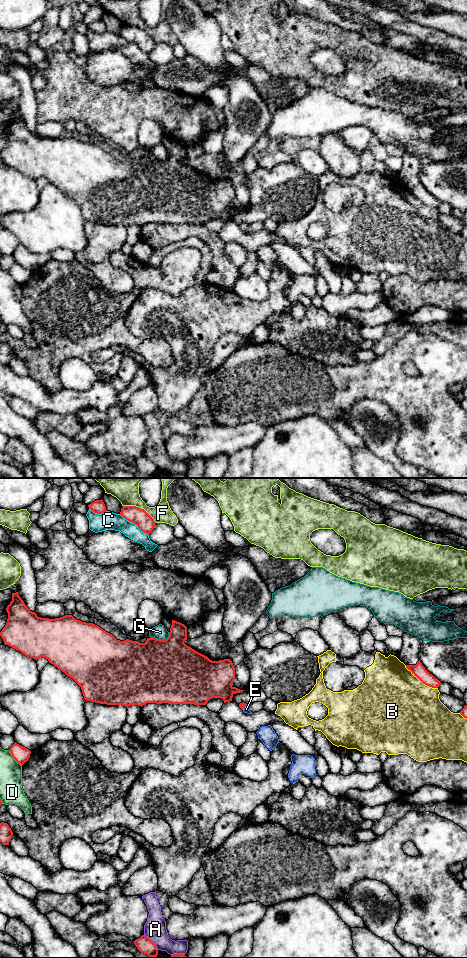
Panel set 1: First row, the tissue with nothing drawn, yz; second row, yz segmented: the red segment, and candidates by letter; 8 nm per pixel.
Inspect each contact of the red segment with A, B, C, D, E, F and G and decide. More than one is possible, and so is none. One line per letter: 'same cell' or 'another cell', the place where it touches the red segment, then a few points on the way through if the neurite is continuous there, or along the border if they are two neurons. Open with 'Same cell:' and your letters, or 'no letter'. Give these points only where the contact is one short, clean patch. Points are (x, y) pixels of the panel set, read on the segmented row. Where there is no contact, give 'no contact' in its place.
Same cell: E
A: another cell | yz (152, 942)
B: another cell | yz (421, 681)
C: another cell | yz (134, 523)
D: another cell | yz (13, 757)
E: same cell | yz (244, 706) | across yz (241, 705), (244, 706), (246, 709)
F: another cell | yz (140, 508)
G: another cell | yz (161, 640)

